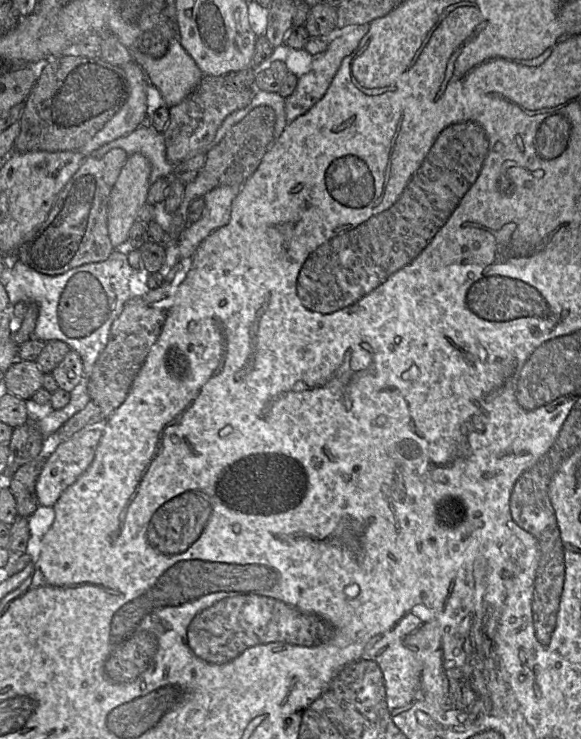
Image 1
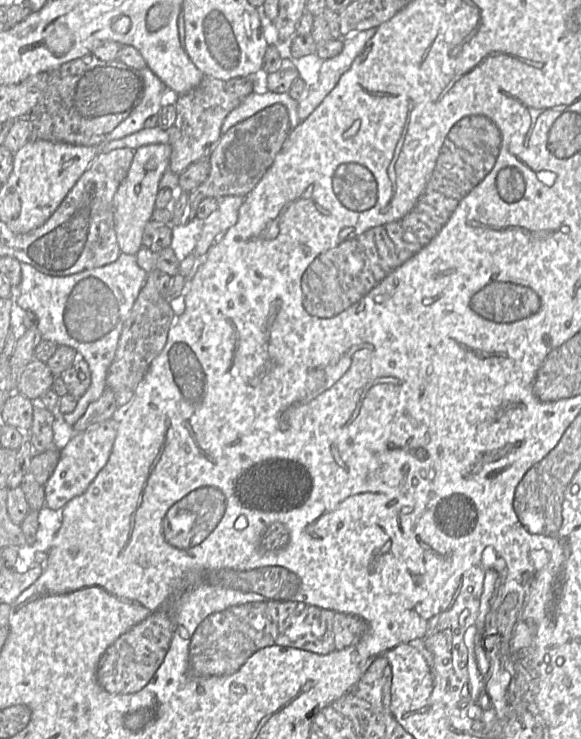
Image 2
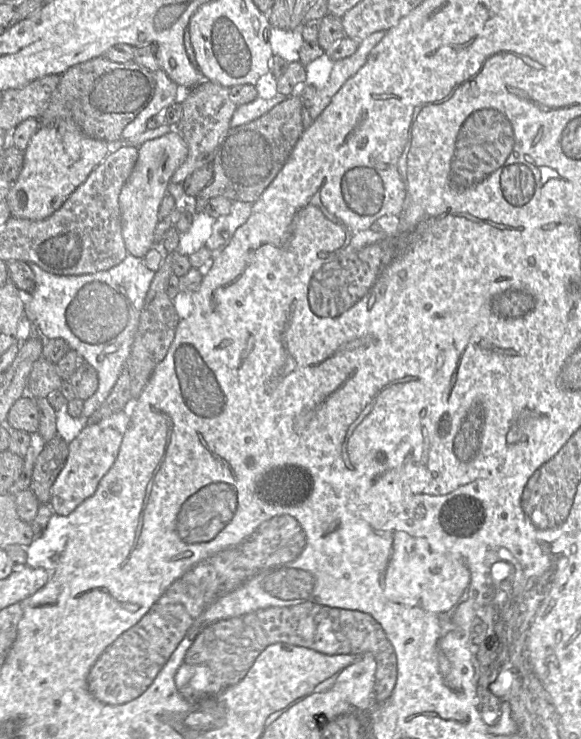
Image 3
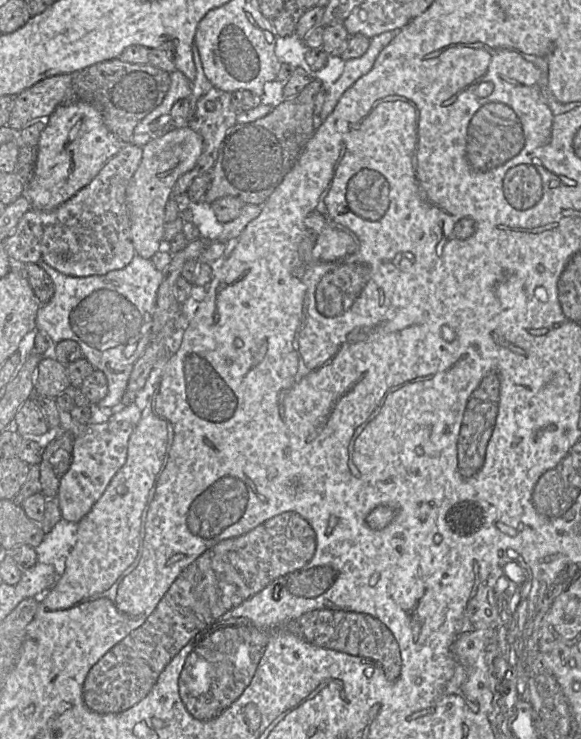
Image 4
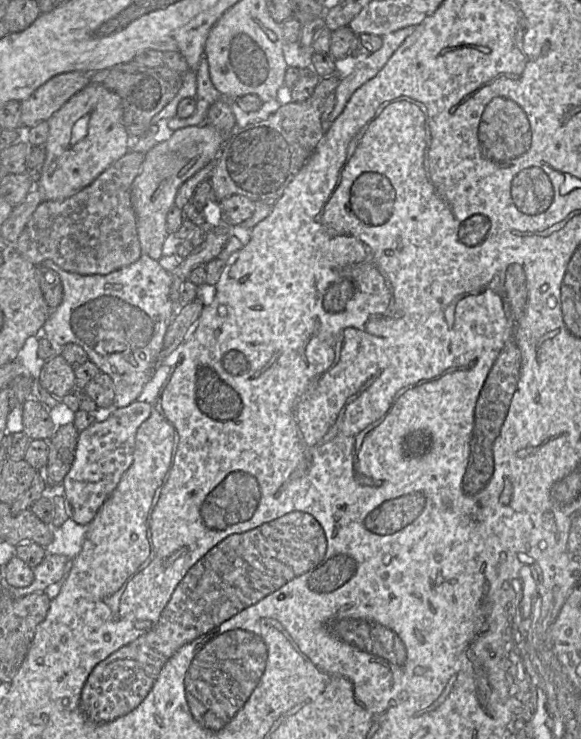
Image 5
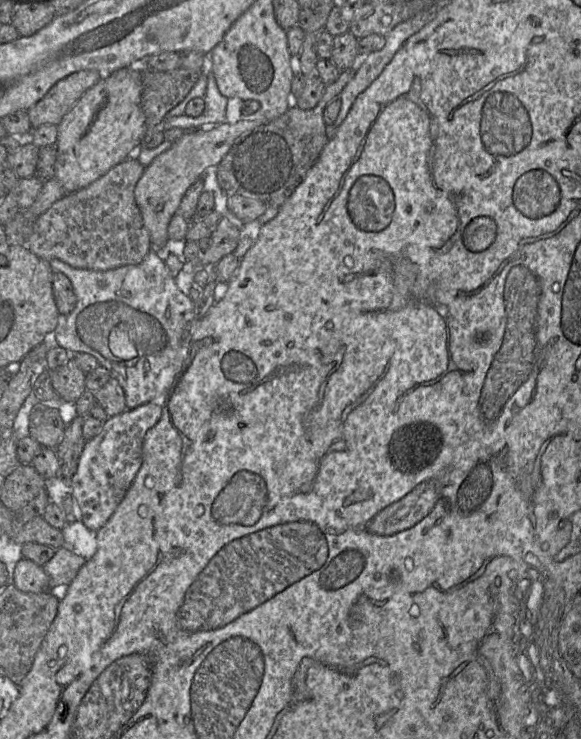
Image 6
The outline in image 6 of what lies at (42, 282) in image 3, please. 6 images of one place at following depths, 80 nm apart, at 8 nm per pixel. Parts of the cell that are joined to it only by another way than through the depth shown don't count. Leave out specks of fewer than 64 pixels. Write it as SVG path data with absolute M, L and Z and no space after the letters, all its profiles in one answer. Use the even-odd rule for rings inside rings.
M150 251L139 264L125 265L107 271L73 268L67 263L56 258L51 259L49 263L54 272L61 272L68 277L72 283L74 293L77 298L75 308L68 315L60 314L59 316L58 325L51 335L51 338L55 341L55 343L71 354L81 352L94 356L100 365L105 367L111 373L112 378L115 378L119 385L123 388L126 400L126 410L135 409L138 406L149 402L157 402L158 400L161 401L161 398L166 397L177 381L177 377L182 369L182 366L188 357L192 325L196 324L196 322L194 322L194 302L179 289L176 279L172 277L170 270L159 255L154 251Z

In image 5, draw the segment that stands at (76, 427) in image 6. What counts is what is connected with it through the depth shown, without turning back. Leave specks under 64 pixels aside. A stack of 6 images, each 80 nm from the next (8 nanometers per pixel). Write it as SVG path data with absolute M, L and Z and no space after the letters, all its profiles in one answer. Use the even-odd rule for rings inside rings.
M74 423L58 426L54 435L48 440L48 461L44 470L46 486L63 483L70 471L76 453L79 431Z

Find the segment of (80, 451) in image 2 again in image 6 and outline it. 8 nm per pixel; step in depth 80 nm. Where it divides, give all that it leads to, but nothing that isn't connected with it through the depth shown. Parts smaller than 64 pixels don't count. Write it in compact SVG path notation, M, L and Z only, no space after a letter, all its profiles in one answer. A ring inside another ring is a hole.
M146 403L135 409L125 410L108 417L102 431L85 443L76 473L71 477L73 493L82 513L81 521L97 532L112 516L123 500L141 465L146 433L160 419L162 407Z

